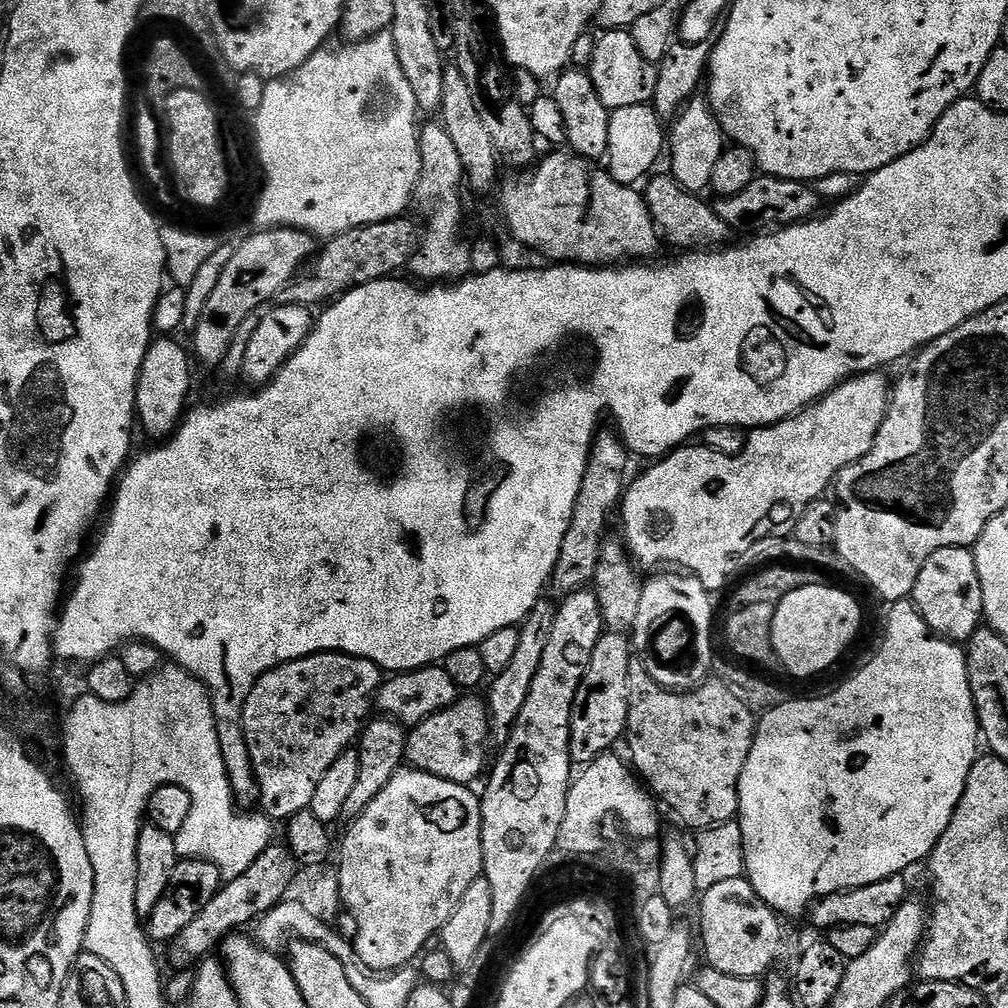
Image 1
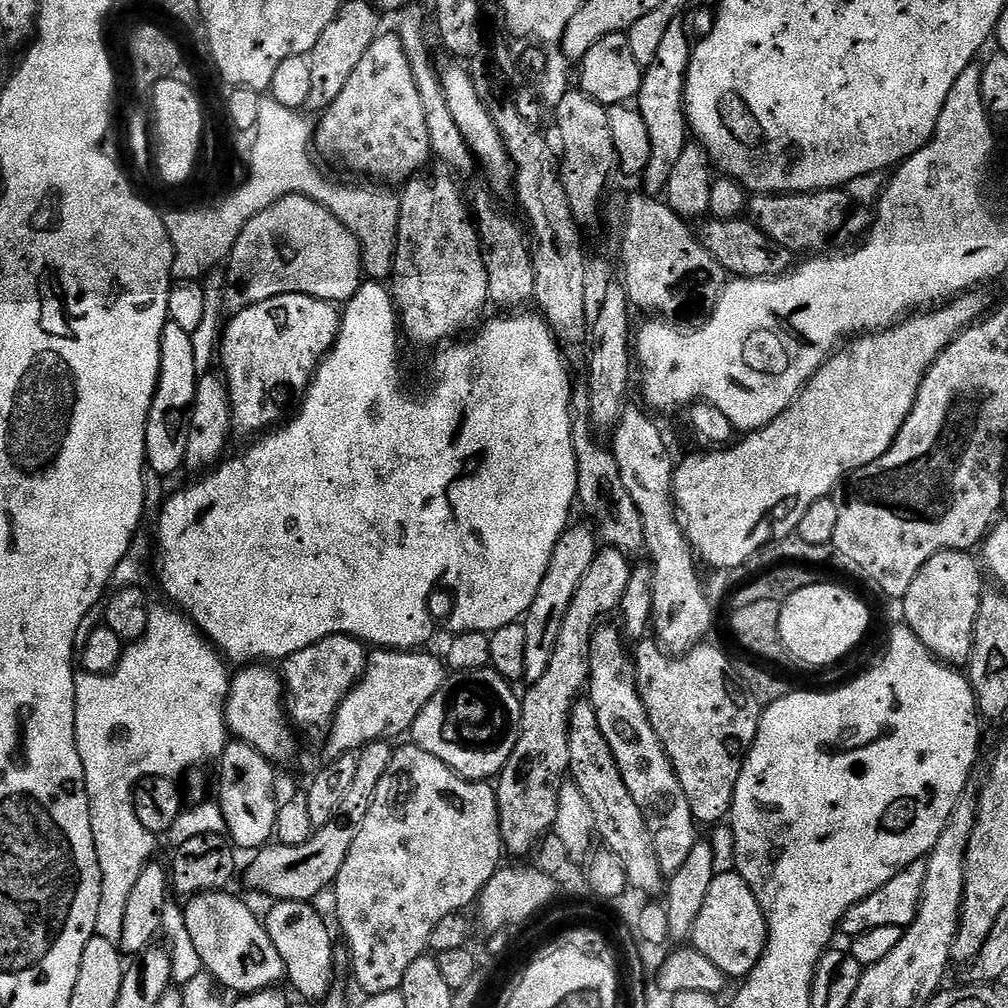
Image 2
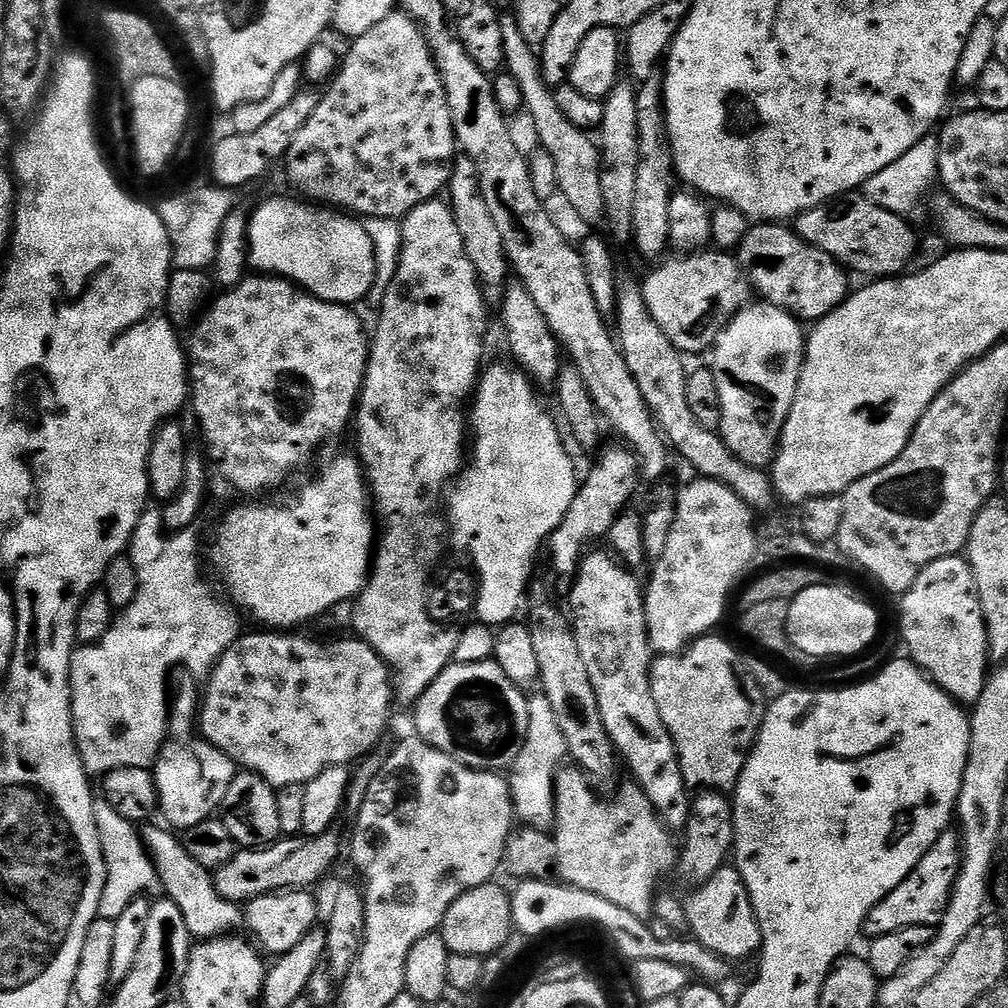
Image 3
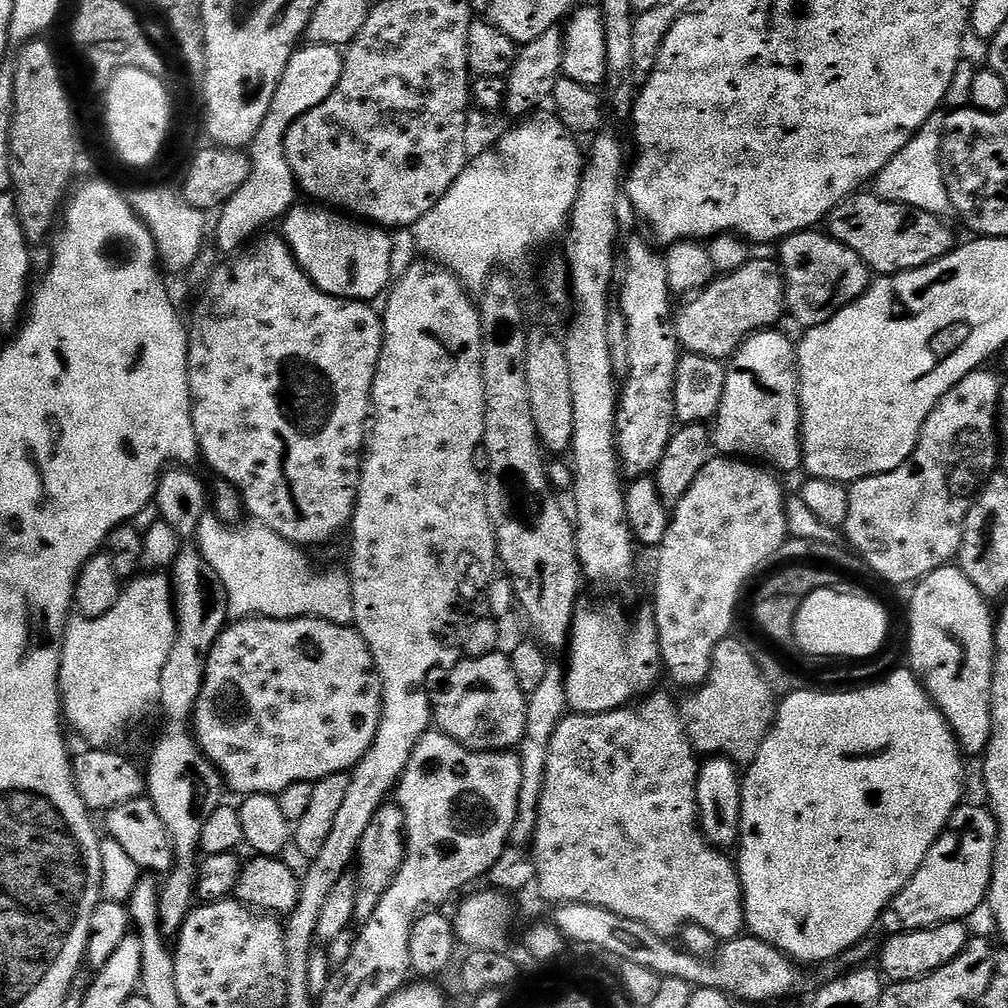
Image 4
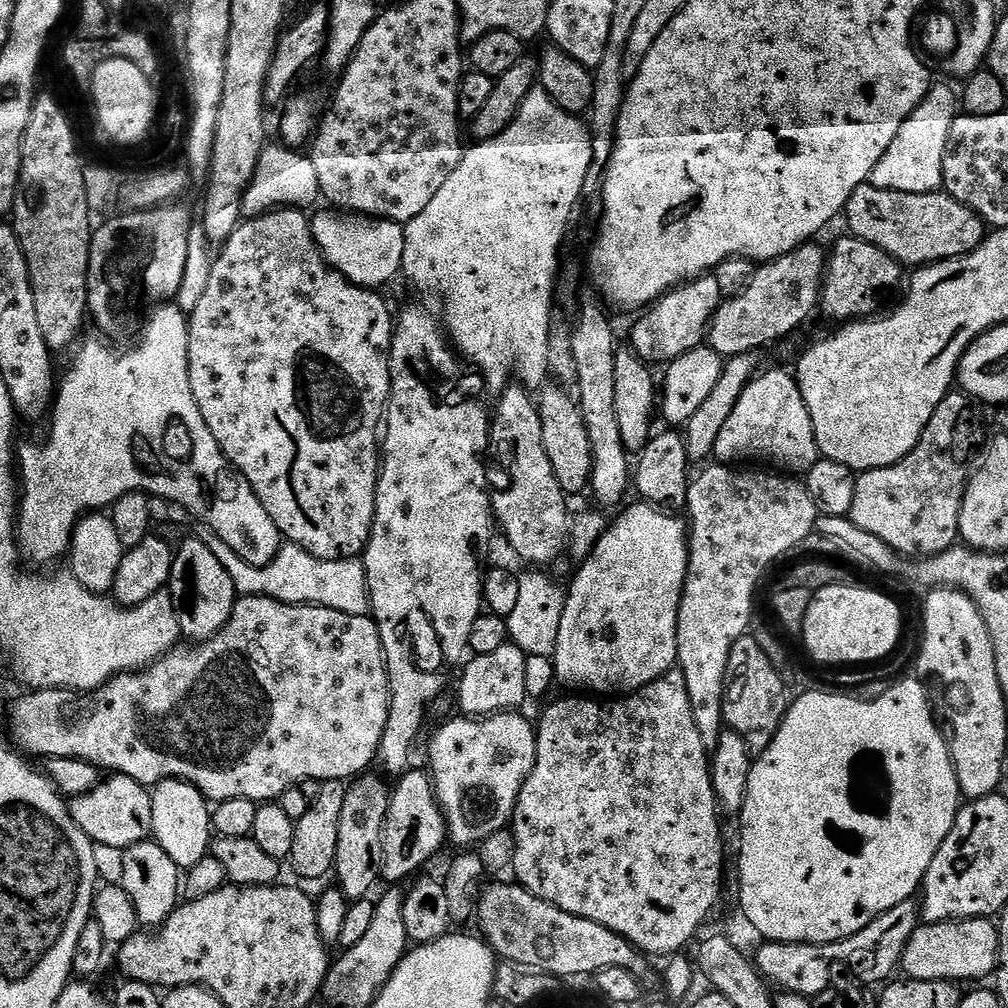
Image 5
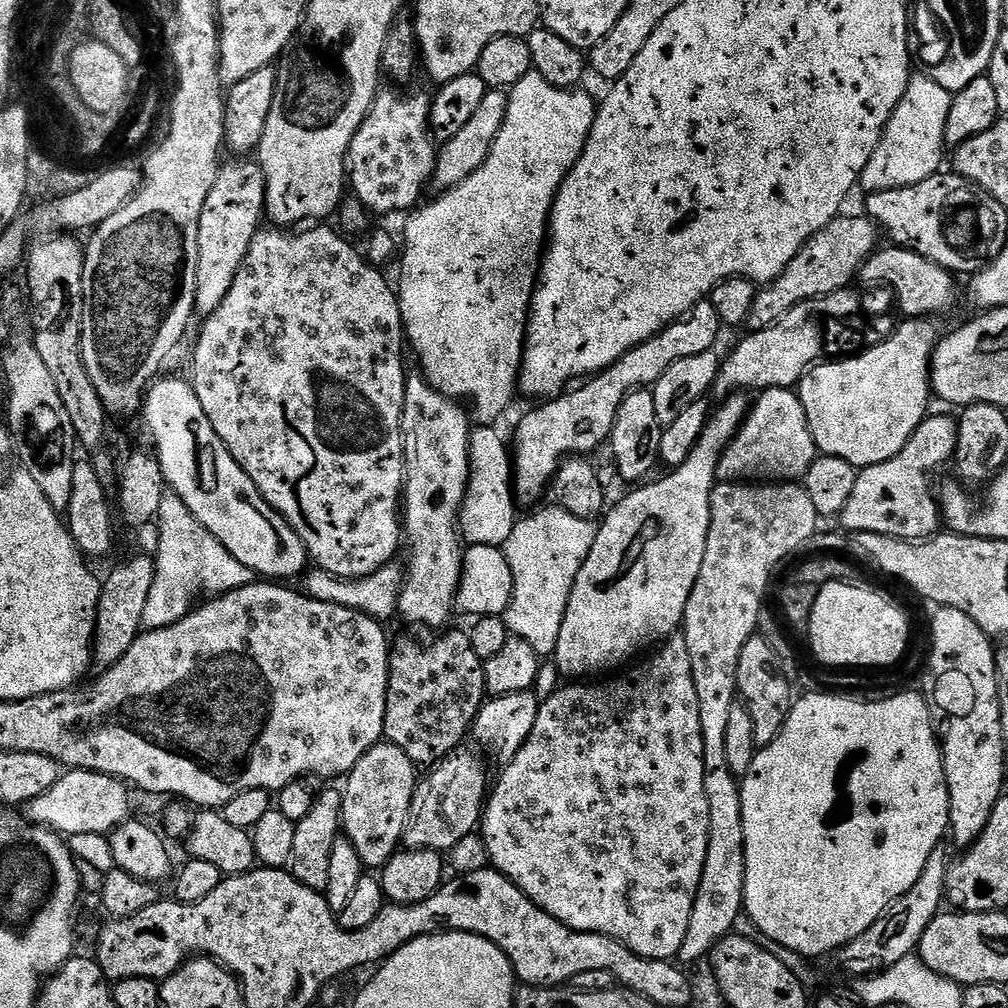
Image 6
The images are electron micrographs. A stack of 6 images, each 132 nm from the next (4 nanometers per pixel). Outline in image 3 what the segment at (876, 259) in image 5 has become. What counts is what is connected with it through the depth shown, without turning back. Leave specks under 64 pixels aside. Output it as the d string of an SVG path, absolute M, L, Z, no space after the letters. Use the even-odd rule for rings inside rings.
M753 223L734 256L761 301L781 308L801 322L815 322L828 316L850 295L845 265L813 244L807 244L795 230L783 223Z

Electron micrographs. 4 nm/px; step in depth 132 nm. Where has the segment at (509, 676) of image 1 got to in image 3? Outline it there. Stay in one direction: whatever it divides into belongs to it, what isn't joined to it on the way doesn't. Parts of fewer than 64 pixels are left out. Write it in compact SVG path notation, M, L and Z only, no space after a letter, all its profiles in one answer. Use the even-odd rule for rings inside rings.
M615 443L609 448L604 446L599 449L600 464L594 465L588 477L579 481L574 502L570 502L570 510L566 510L566 518L562 518L562 522L552 532L552 568L560 576L575 577L580 569L580 561L595 545L592 543L607 537L620 513L631 505L628 503L636 492L636 483L641 483L640 463L636 461L636 453L623 443Z

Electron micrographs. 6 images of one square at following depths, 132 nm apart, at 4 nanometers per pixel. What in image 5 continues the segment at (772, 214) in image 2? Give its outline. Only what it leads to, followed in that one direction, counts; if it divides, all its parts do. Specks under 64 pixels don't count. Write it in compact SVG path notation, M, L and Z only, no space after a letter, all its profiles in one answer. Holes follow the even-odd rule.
M869 182L850 194L847 216L847 231L851 235L878 246L878 250L886 250L901 266L927 266L965 256L980 247L986 235L984 219L943 190L906 194L876 188Z

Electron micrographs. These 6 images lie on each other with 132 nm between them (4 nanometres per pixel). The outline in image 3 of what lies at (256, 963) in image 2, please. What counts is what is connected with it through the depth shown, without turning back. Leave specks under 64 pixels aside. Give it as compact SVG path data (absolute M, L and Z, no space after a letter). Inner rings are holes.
M167 827L147 828L143 829L142 839L152 865L156 867L156 875L161 880L163 895L182 910L193 938L197 941L216 940L219 936L235 933L239 929L236 927L241 927L242 924L241 905L231 904L222 898L222 894L218 894L213 873L190 858L183 839L175 831Z

